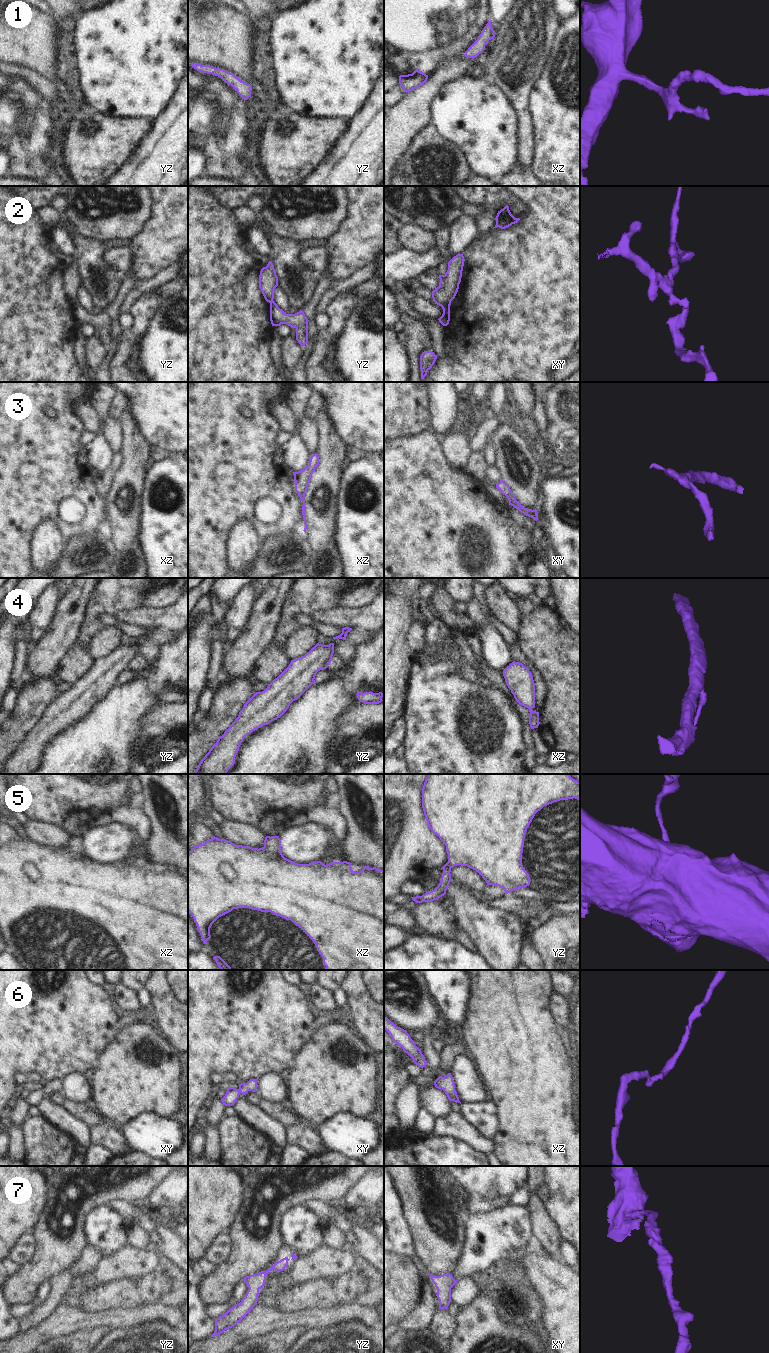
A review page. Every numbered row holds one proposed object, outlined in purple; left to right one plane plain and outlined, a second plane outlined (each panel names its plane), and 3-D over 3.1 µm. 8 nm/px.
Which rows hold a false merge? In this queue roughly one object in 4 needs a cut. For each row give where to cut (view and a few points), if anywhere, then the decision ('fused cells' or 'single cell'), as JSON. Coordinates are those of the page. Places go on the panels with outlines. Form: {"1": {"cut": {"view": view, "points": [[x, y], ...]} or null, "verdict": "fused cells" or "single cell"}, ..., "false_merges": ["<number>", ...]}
{"1": {"cut": null, "verdict": "single cell"}, "2": {"cut": {"view": "xy", "points": [[450, 301], [442, 307]]}, "verdict": "fused cells"}, "3": {"cut": null, "verdict": "single cell"}, "4": {"cut": null, "verdict": "single cell"}, "5": {"cut": null, "verdict": "single cell"}, "6": {"cut": null, "verdict": "single cell"}, "7": {"cut": null, "verdict": "single cell"}, "false_merges": ["2"]}

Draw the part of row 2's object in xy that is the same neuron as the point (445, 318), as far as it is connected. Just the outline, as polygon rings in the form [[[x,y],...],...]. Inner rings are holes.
[[[451,302],[442,307],[443,314],[438,320],[443,326],[447,326],[449,324],[449,321],[450,321],[450,305],[451,305]]]

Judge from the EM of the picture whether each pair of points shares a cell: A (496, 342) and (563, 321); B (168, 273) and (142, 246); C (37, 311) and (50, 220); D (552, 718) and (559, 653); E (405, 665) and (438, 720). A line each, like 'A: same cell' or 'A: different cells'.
A: same cell
B: different cells
C: different cells
D: same cell
E: different cells

